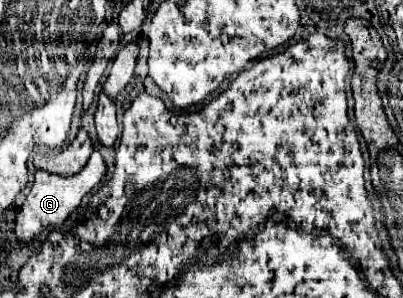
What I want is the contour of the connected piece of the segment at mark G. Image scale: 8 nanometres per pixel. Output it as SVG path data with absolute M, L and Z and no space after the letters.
M92 152L86 168L82 168L78 176L54 176L50 172L36 170L34 186L16 216L16 234L22 240L22 244L30 244L32 238L40 234L42 228L46 226L60 226L70 216L70 212L74 212L74 208L80 206L84 194L88 194L104 178L104 174L106 174L106 164L100 152Z

